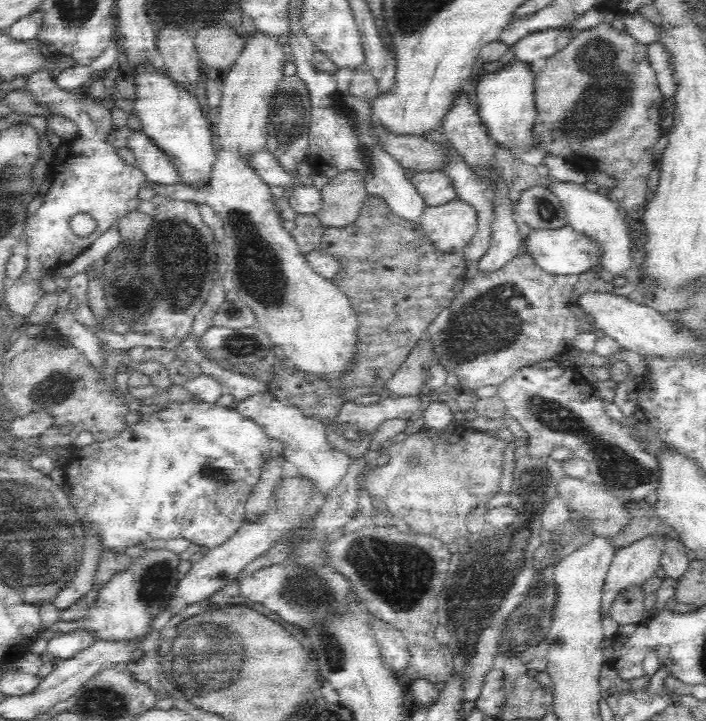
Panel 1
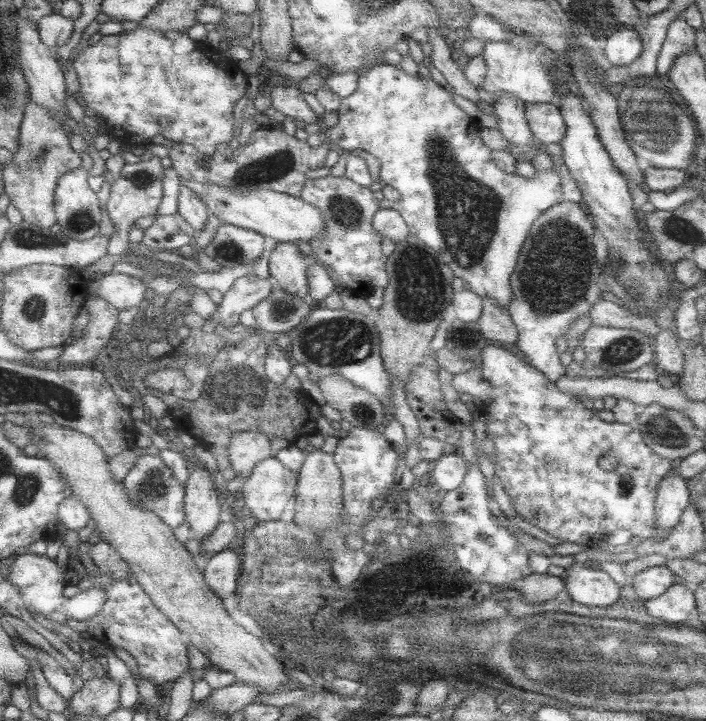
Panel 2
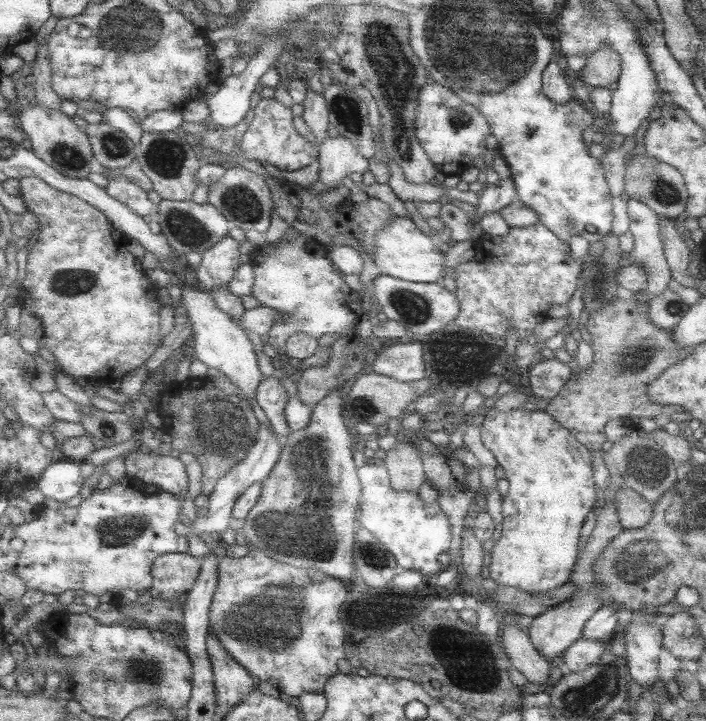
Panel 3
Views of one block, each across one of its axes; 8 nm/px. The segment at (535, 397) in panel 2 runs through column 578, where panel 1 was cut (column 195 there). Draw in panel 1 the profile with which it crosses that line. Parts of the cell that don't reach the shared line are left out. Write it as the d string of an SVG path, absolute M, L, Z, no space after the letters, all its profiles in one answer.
M192 400L192 402L186 402L186 404L168 404L166 410L160 410L156 414L142 414L140 418L134 418L128 428L124 432L120 432L114 440L102 440L102 442L92 442L90 446L86 448L76 448L72 450L72 454L68 456L68 462L64 468L66 472L66 492L70 496L70 502L76 510L76 518L82 518L82 520L90 520L96 530L100 530L100 538L102 538L102 546L104 550L112 550L112 552L104 552L102 556L108 556L108 554L124 554L126 548L130 546L138 546L140 540L172 540L172 538L184 538L192 544L198 544L198 546L206 546L206 548L216 548L216 546L222 546L226 544L236 532L238 528L242 526L244 522L244 506L248 502L248 498L252 496L252 492L256 490L256 484L260 482L260 476L262 476L262 468L266 462L274 460L274 458L284 458L284 452L282 452L282 444L274 438L270 438L262 426L256 426L252 420L244 418L236 408L222 408L222 406L216 406L216 404L208 404L208 402L200 402L200 400Z

